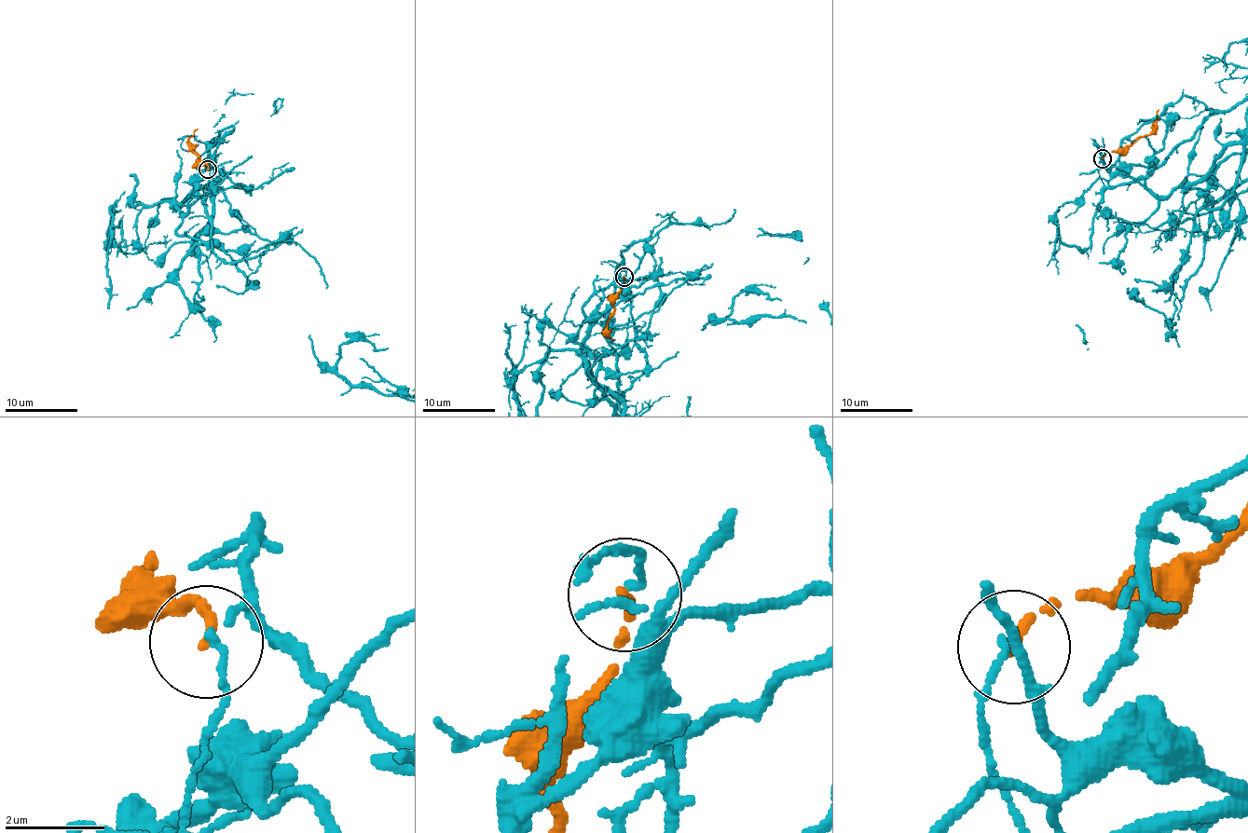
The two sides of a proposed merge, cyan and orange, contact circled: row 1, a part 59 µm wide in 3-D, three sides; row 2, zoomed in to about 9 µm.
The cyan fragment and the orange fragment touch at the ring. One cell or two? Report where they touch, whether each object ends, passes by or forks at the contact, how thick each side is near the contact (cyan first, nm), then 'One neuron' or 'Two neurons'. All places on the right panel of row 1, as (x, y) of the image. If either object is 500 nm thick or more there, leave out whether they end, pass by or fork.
Place: (1103, 158). At the ring cyan ends. At the ring orange ends. Thickness 150 nm (cyan) against 180 nm. Two neurons

